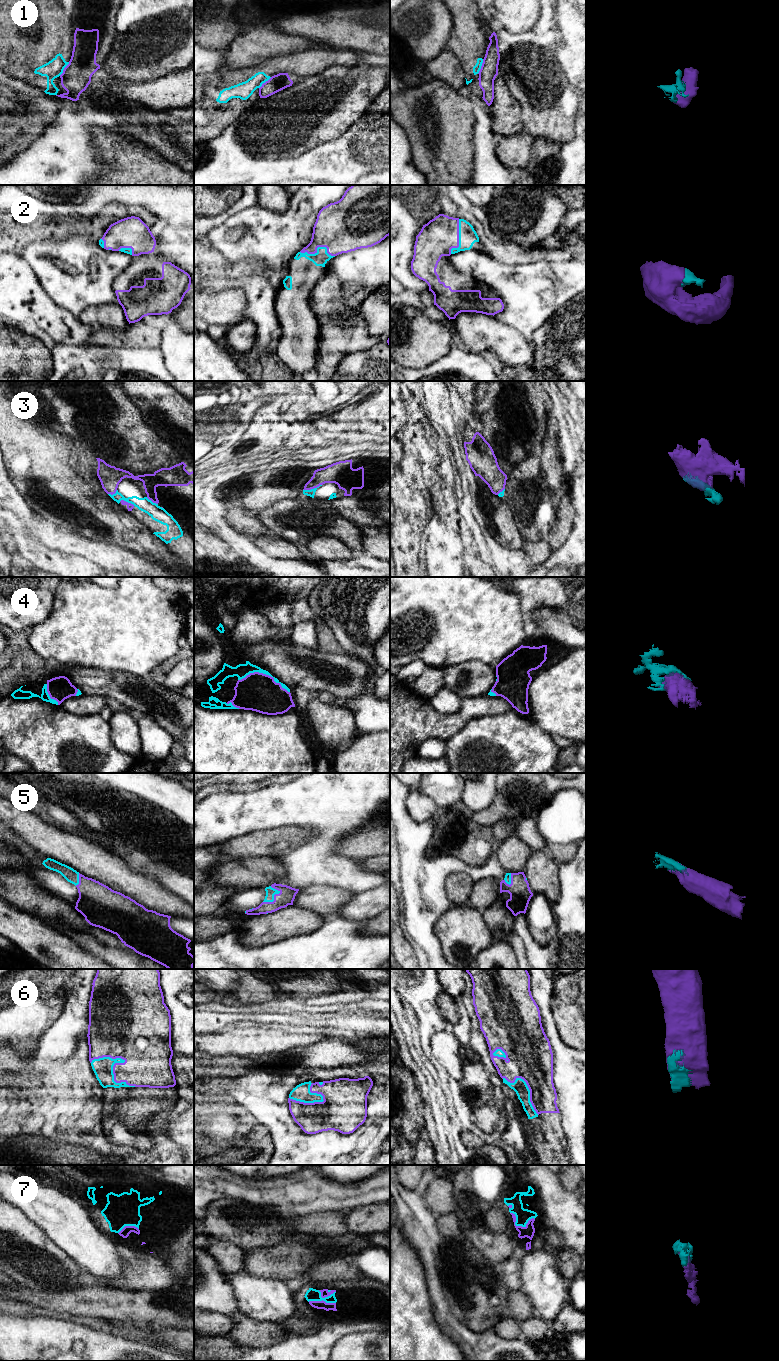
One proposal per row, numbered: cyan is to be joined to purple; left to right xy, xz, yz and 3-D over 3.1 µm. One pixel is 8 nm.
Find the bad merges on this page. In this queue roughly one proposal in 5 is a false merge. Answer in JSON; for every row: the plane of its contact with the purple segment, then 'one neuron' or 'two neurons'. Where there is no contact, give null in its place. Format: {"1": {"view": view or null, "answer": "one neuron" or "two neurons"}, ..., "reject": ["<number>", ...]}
{"1": {"view": "yz", "answer": "two neurons"}, "2": {"view": "xz", "answer": "one neuron"}, "3": {"view": "xz", "answer": "one neuron"}, "4": {"view": "xz", "answer": "one neuron"}, "5": {"view": "xz", "answer": "one neuron"}, "6": {"view": "xy", "answer": "one neuron"}, "7": {"view": "xz", "answer": "one neuron"}, "reject": ["1"]}

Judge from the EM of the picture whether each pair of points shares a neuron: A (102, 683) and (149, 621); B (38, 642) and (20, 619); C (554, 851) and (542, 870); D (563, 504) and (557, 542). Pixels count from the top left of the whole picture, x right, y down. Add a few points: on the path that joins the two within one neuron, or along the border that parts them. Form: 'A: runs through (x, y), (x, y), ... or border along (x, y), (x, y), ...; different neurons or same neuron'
A: border along (89, 666), (126, 671), (135, 675); different neurons
B: border along (48, 617), (35, 624), (28, 632); different neurons
C: border along (546, 850), (558, 864); different neurons
D: runs through (563, 513), (563, 525), (559, 533); same neuron

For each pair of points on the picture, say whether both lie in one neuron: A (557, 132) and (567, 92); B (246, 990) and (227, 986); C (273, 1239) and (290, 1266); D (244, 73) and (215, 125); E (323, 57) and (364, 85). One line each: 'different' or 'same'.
A: same
B: different
C: different
D: same
E: different

